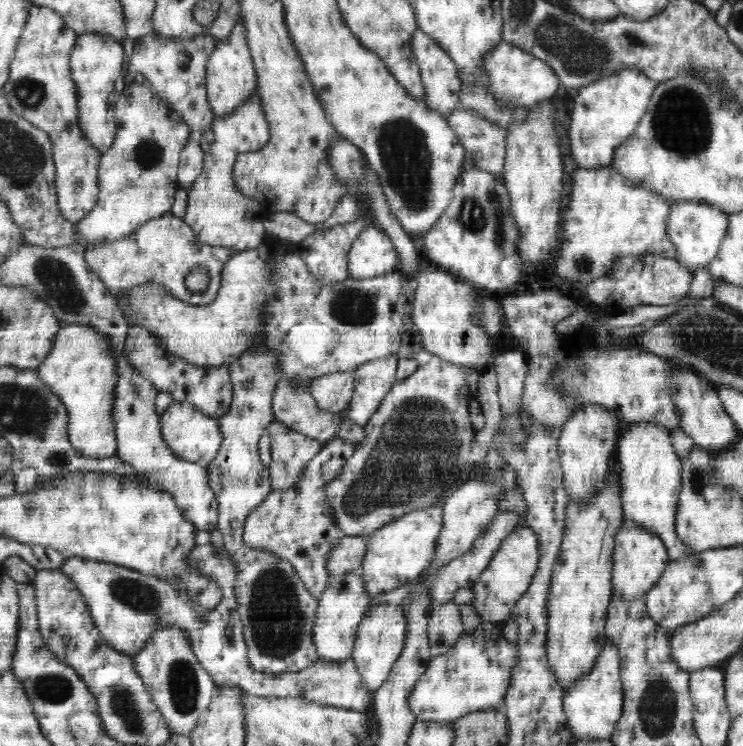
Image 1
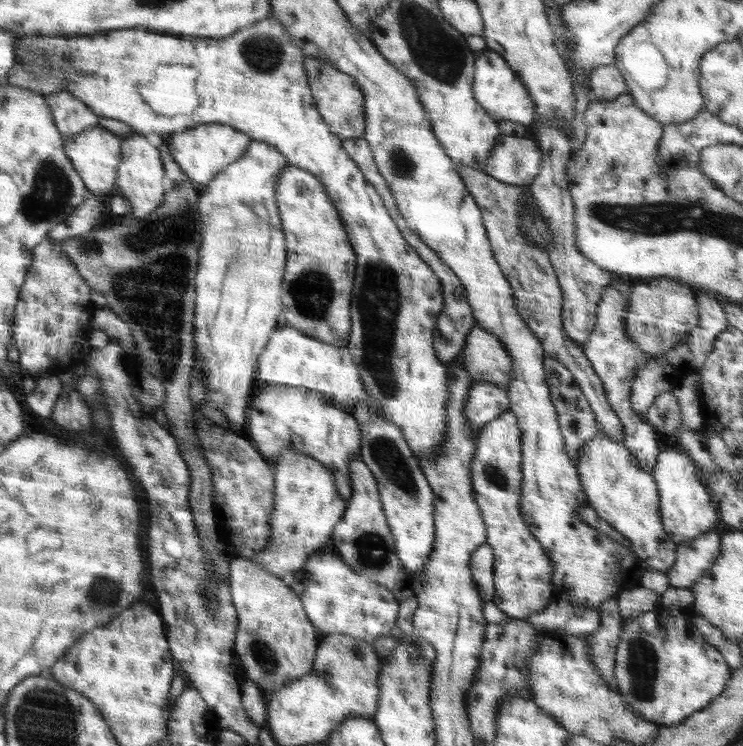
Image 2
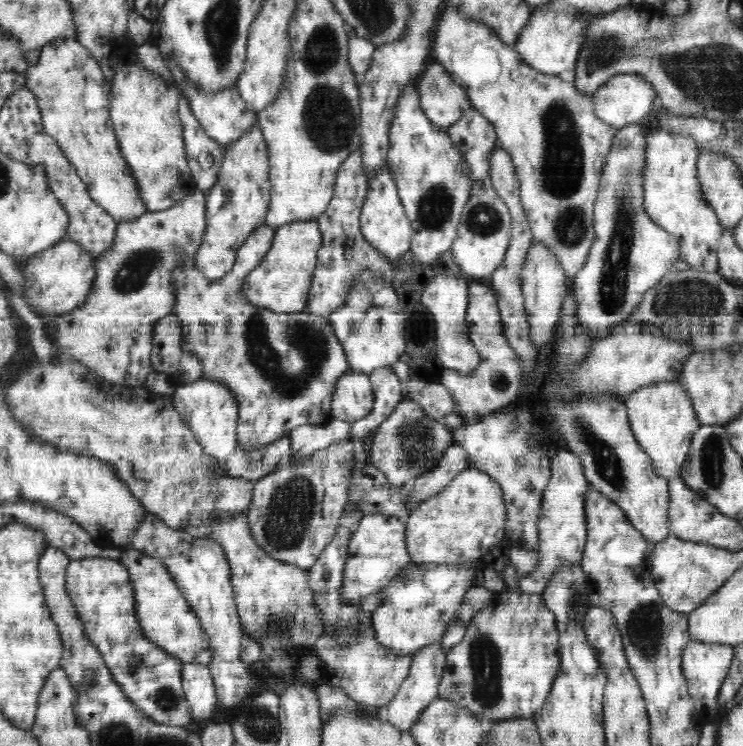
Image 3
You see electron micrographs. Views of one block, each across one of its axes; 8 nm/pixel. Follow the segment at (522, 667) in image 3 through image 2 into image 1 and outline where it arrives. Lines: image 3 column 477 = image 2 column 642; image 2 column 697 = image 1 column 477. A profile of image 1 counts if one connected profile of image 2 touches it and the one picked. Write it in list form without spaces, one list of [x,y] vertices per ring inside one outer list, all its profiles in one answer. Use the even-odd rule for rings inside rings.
[[[482,621],[474,632],[466,632],[448,652],[430,659],[426,672],[421,675],[414,691],[410,694],[408,705],[417,719],[451,724],[466,714],[494,710],[498,703],[505,702],[507,691],[511,686],[512,670],[520,663],[520,650],[518,645],[511,644],[503,638],[502,626],[504,622]]]

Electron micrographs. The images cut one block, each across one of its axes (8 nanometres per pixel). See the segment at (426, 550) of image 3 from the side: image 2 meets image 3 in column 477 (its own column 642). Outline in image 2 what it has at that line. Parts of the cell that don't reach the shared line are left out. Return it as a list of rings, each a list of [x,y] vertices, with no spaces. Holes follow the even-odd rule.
[[[598,432],[580,451],[582,454],[576,468],[589,506],[594,508],[606,524],[630,540],[630,548],[648,570],[666,572],[674,564],[676,543],[669,539],[662,524],[660,495],[652,472],[642,470],[633,454],[604,432]]]

